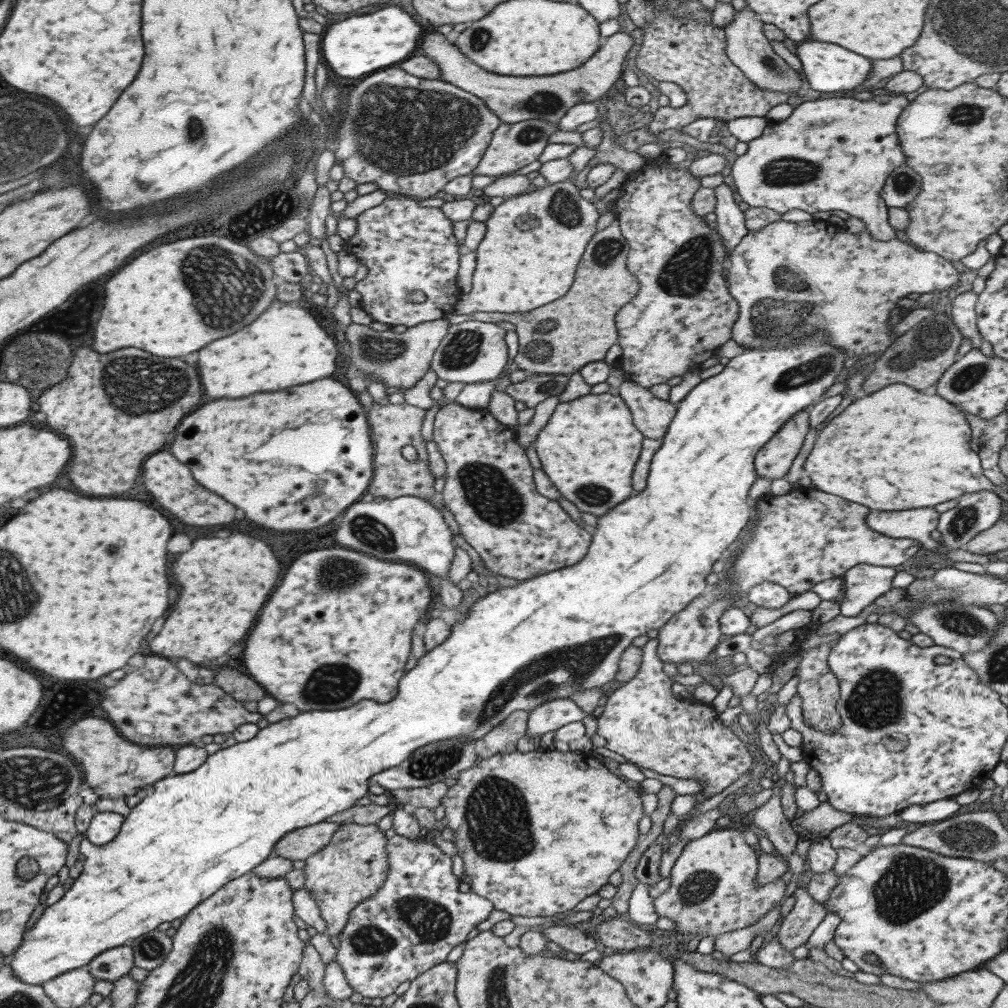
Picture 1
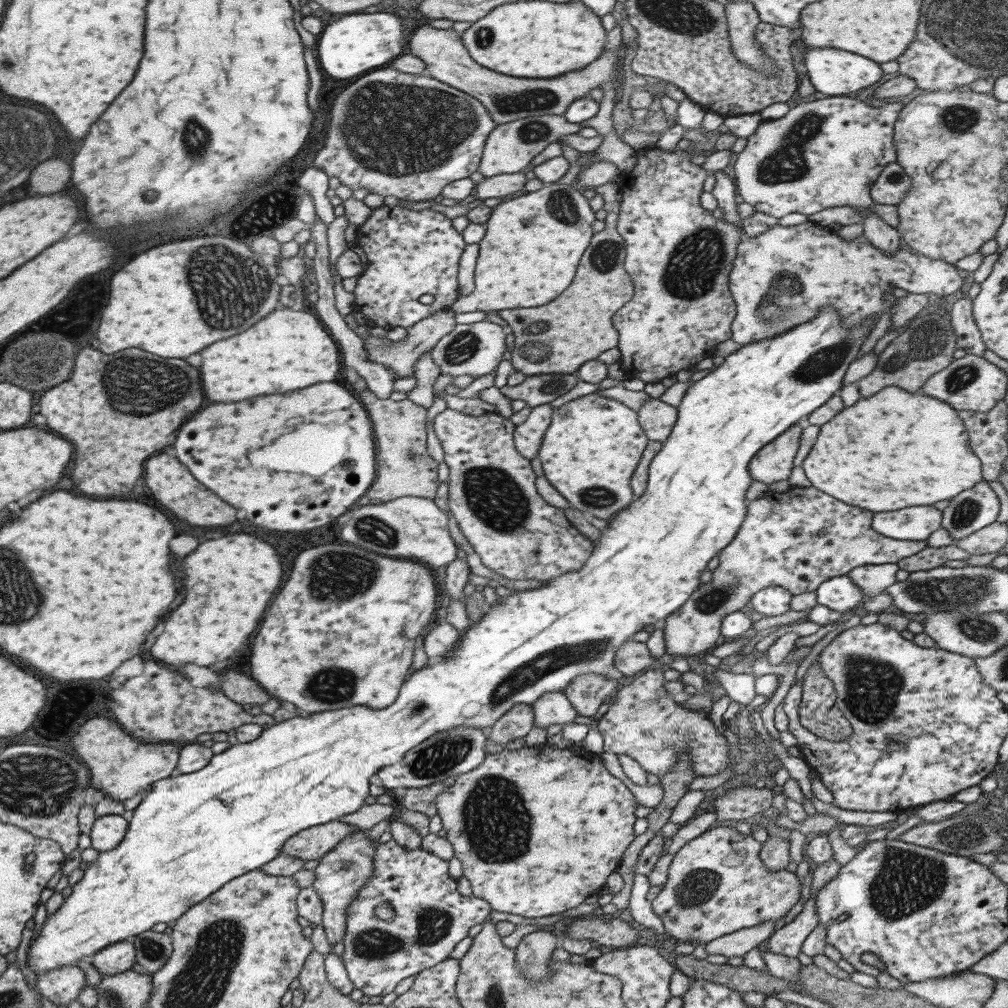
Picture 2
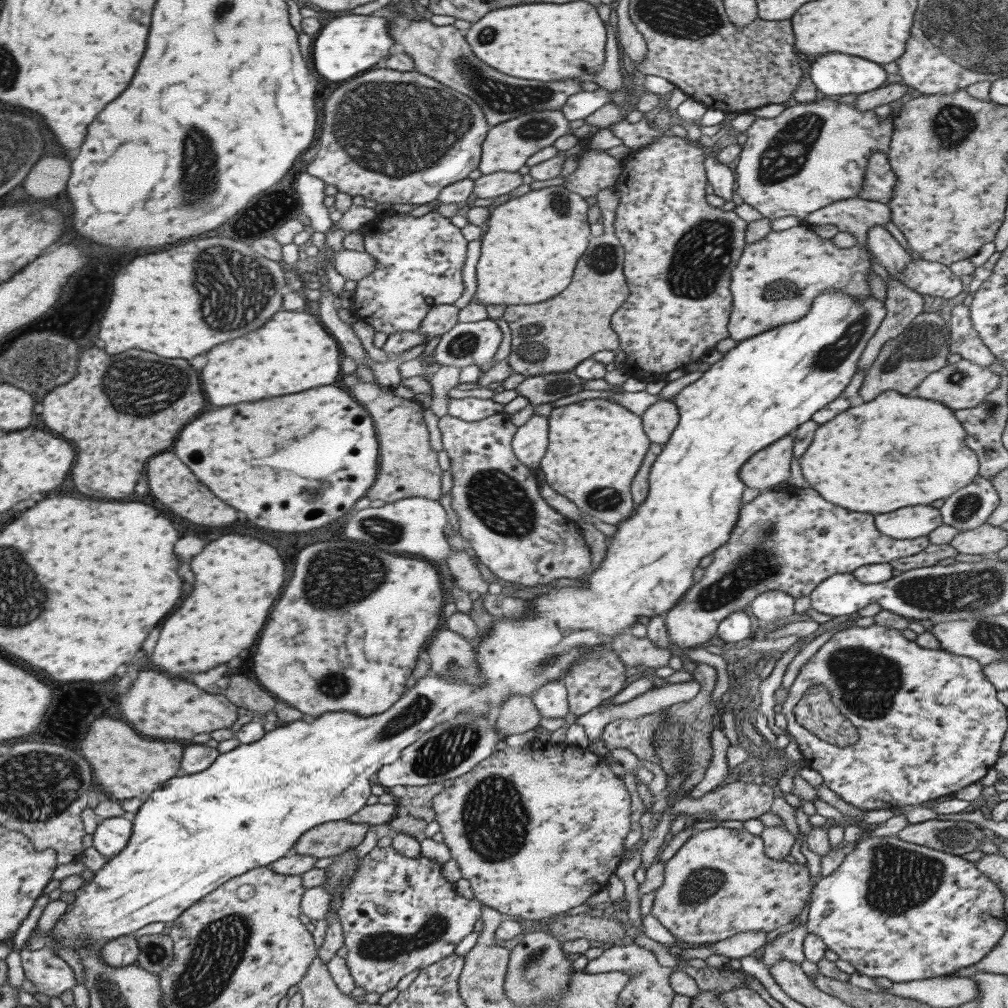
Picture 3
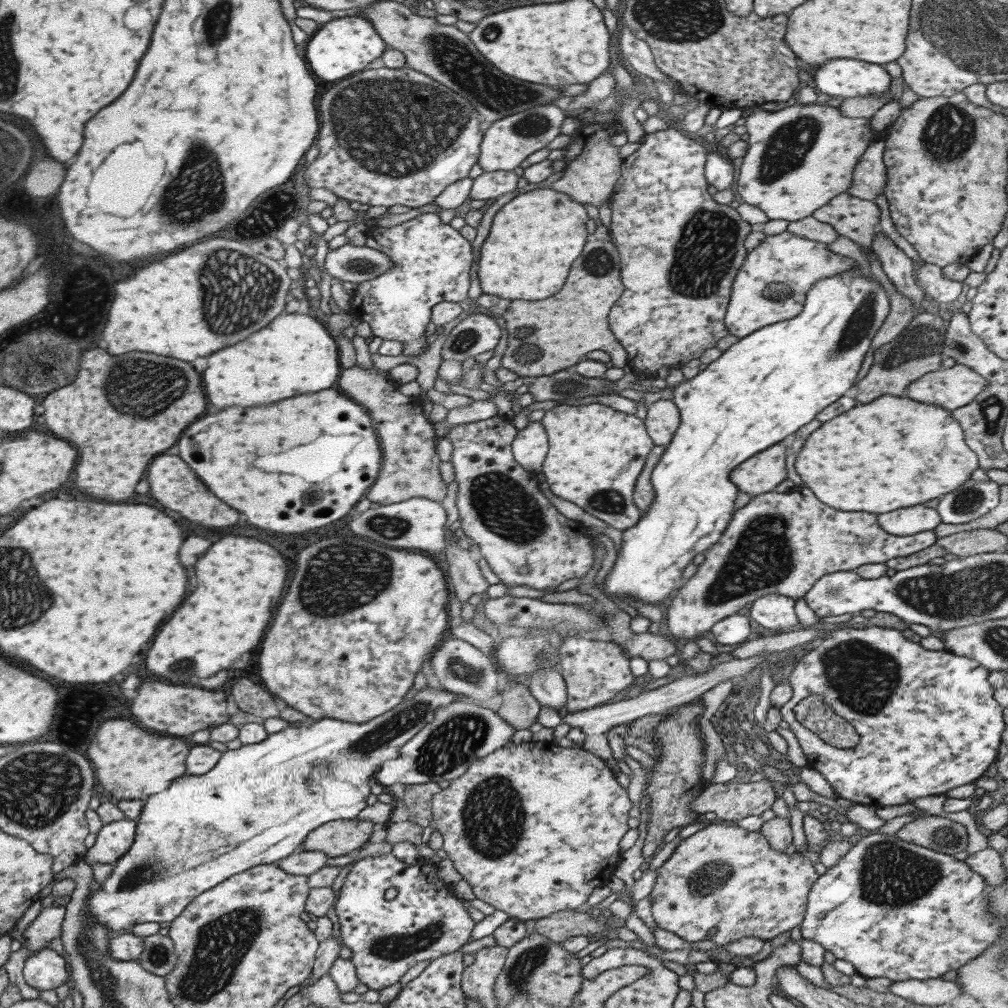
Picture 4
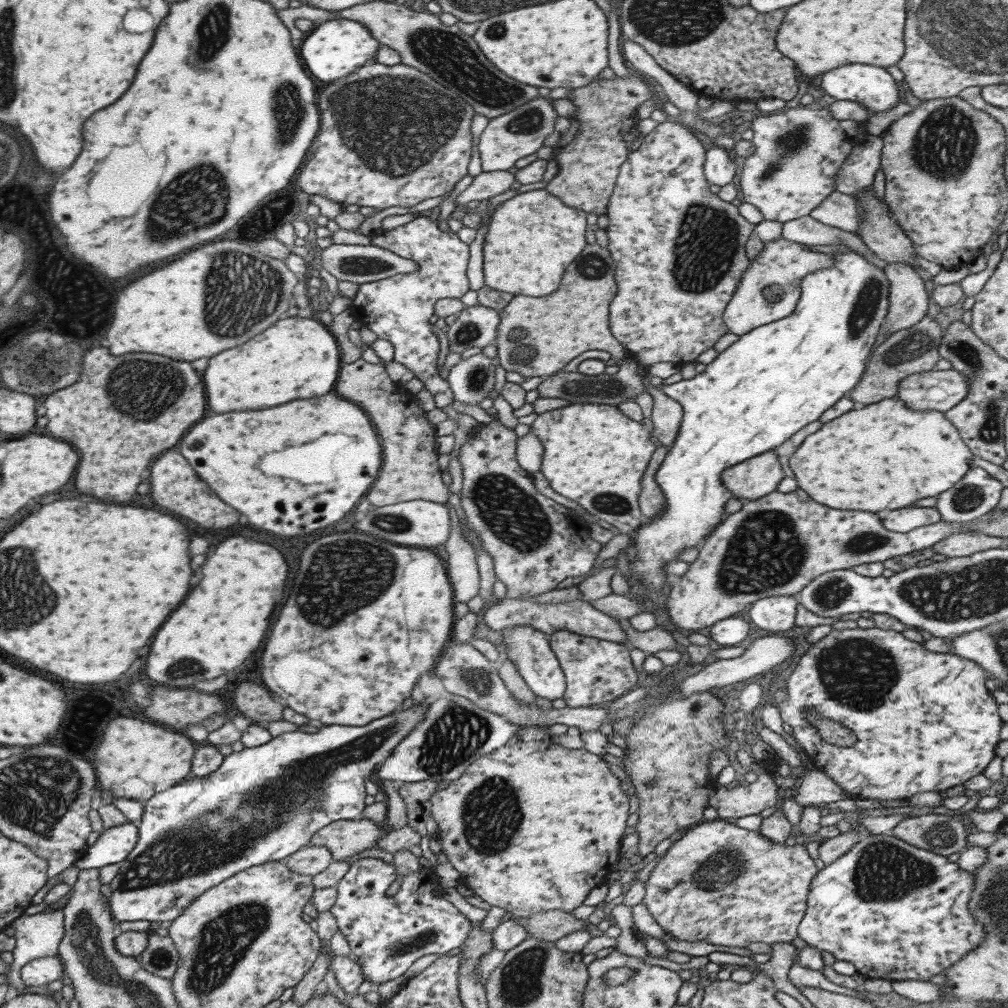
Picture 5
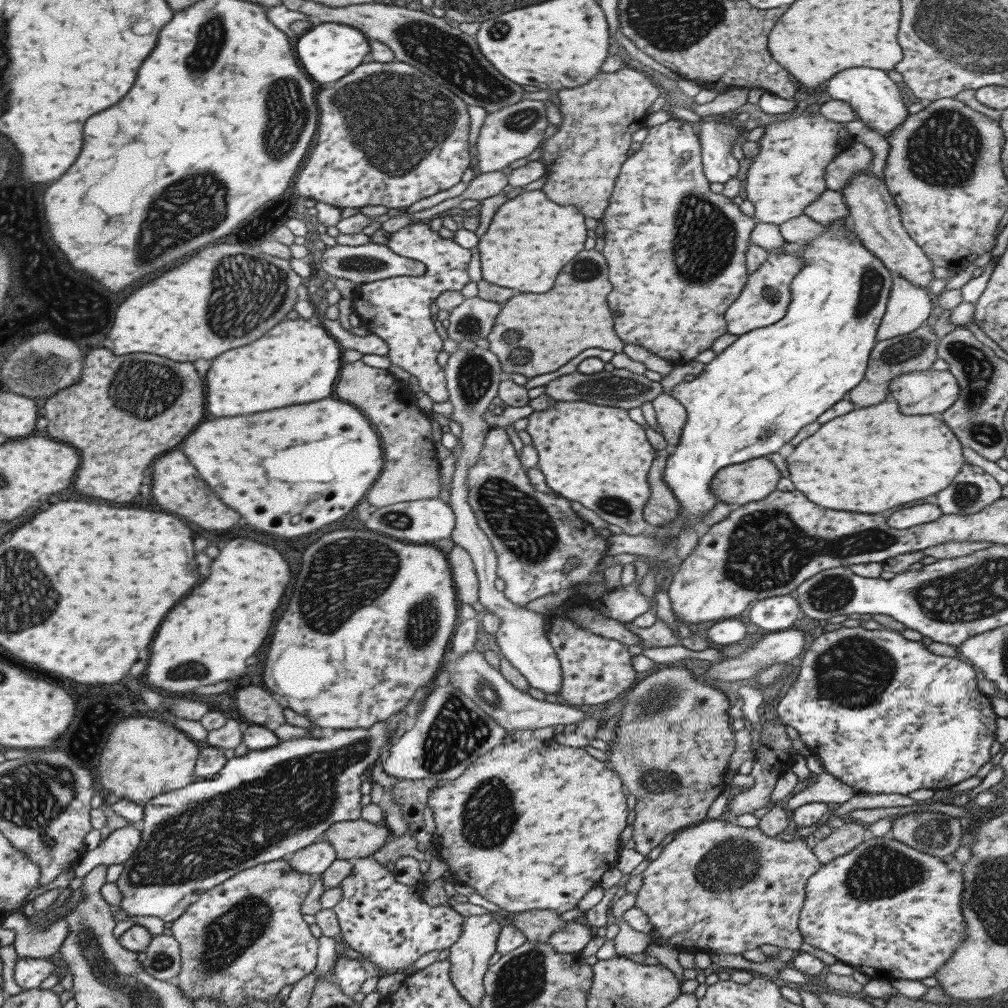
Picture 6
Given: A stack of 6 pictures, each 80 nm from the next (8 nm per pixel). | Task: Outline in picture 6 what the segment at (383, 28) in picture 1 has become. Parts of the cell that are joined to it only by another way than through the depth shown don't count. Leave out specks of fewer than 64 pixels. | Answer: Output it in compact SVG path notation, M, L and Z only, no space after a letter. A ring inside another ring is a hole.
M320 23L319 26L313 26L309 32L301 35L297 40L297 62L301 68L309 74L311 80L325 84L325 82L335 82L347 72L362 62L363 56L368 53L367 38L363 36L356 28L343 26L334 23Z

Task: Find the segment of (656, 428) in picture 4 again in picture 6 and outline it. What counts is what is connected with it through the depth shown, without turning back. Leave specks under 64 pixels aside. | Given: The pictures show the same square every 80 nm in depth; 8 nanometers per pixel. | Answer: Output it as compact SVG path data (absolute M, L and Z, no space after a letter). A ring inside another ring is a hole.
M663 395L657 396L651 402L655 412L657 422L657 431L667 445L674 447L679 442L681 429L686 419L686 412L680 403L677 403L671 396Z

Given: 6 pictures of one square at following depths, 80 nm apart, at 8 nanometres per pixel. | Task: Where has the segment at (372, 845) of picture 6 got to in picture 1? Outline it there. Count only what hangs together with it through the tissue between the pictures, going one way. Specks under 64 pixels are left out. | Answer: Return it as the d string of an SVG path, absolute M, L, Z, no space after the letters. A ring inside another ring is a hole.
M323 821L289 831L273 845L270 856L305 861L321 851L338 828L339 823Z

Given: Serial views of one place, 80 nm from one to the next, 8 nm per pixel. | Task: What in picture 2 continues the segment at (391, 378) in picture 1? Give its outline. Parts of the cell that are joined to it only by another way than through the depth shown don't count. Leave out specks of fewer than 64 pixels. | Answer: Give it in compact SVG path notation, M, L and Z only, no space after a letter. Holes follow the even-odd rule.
M449 308L434 312L431 316L407 328L408 335L400 342L392 342L387 337L367 335L367 339L361 339L368 356L367 360L373 362L373 364L379 364L379 366L382 364L384 367L387 366L389 370L393 370L393 380L413 376L413 366L417 364L419 357L424 352L430 351L438 339L445 336L456 325L453 315L454 312Z

